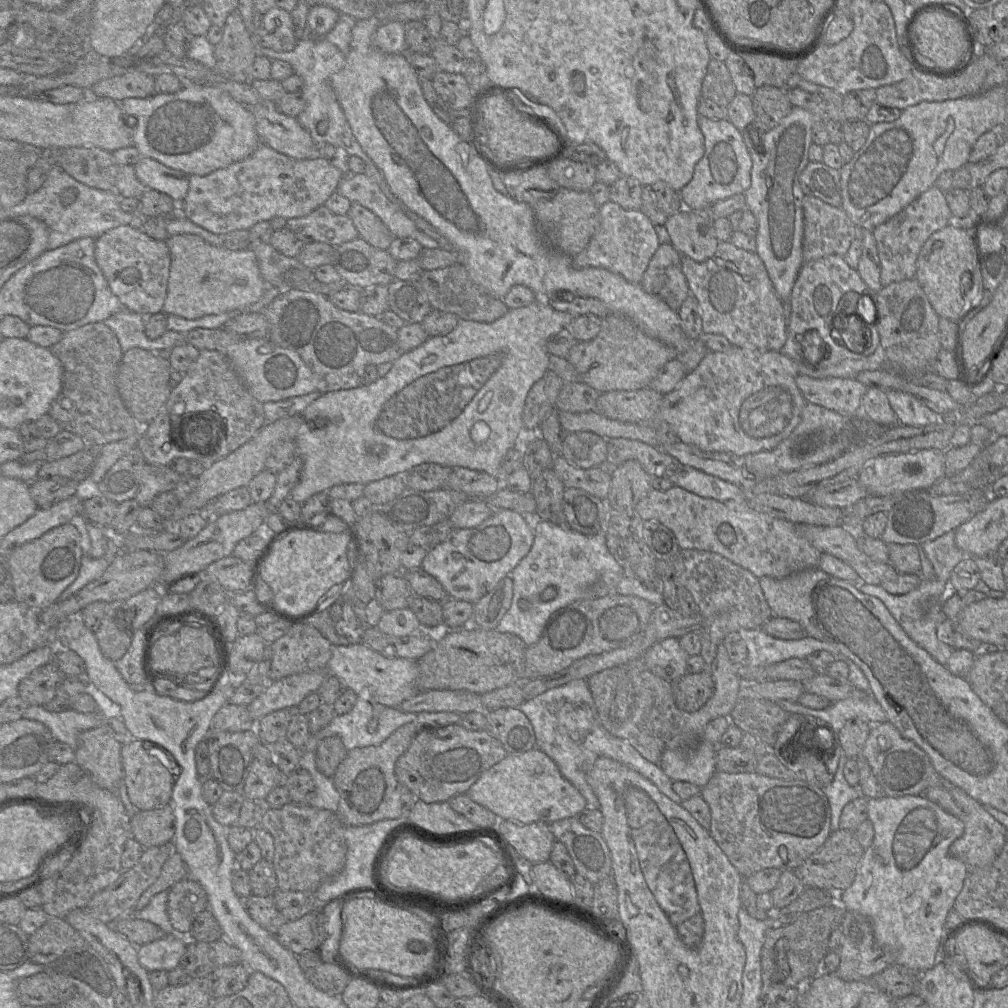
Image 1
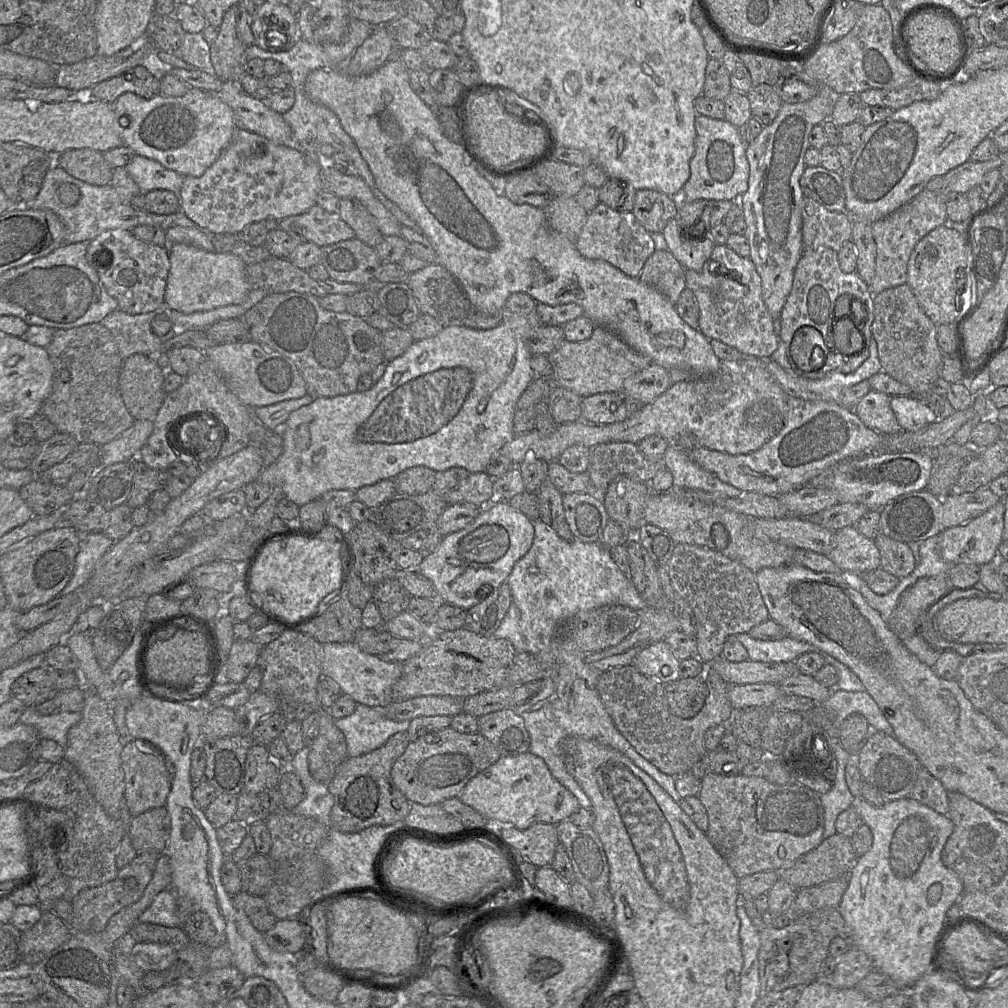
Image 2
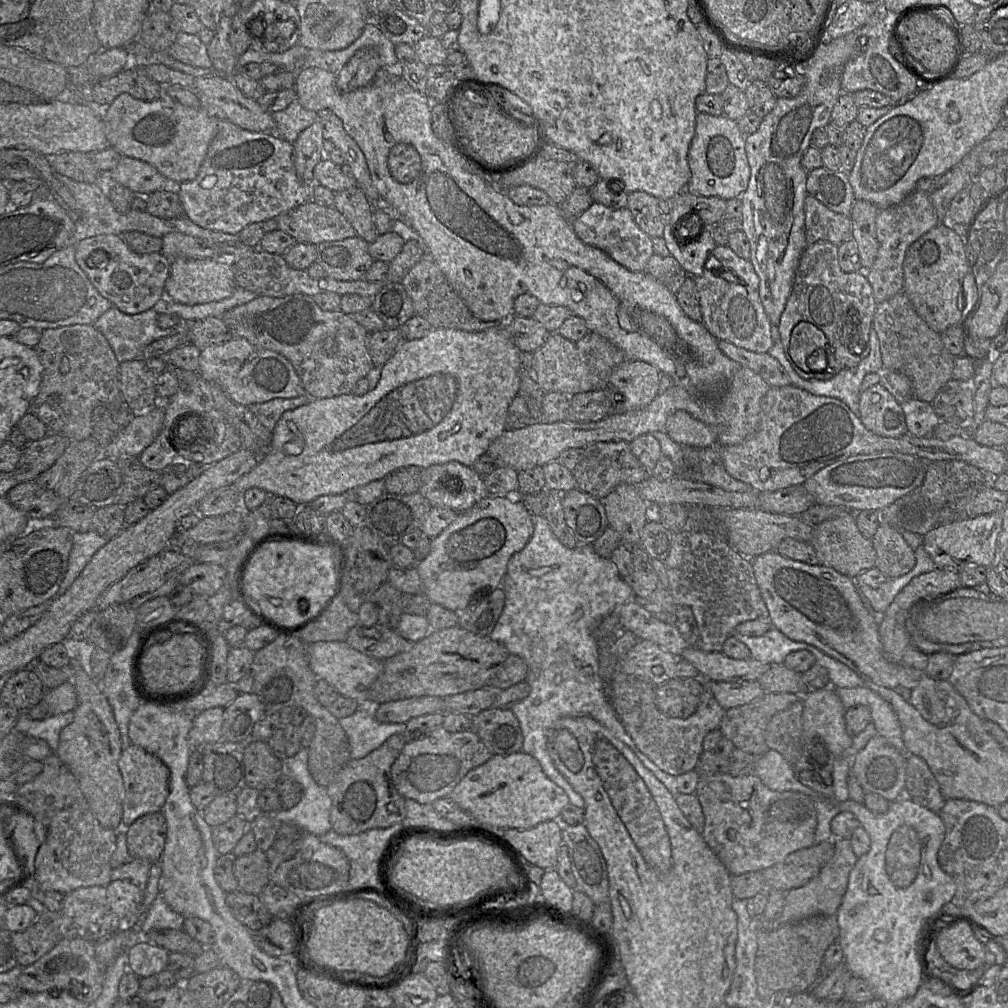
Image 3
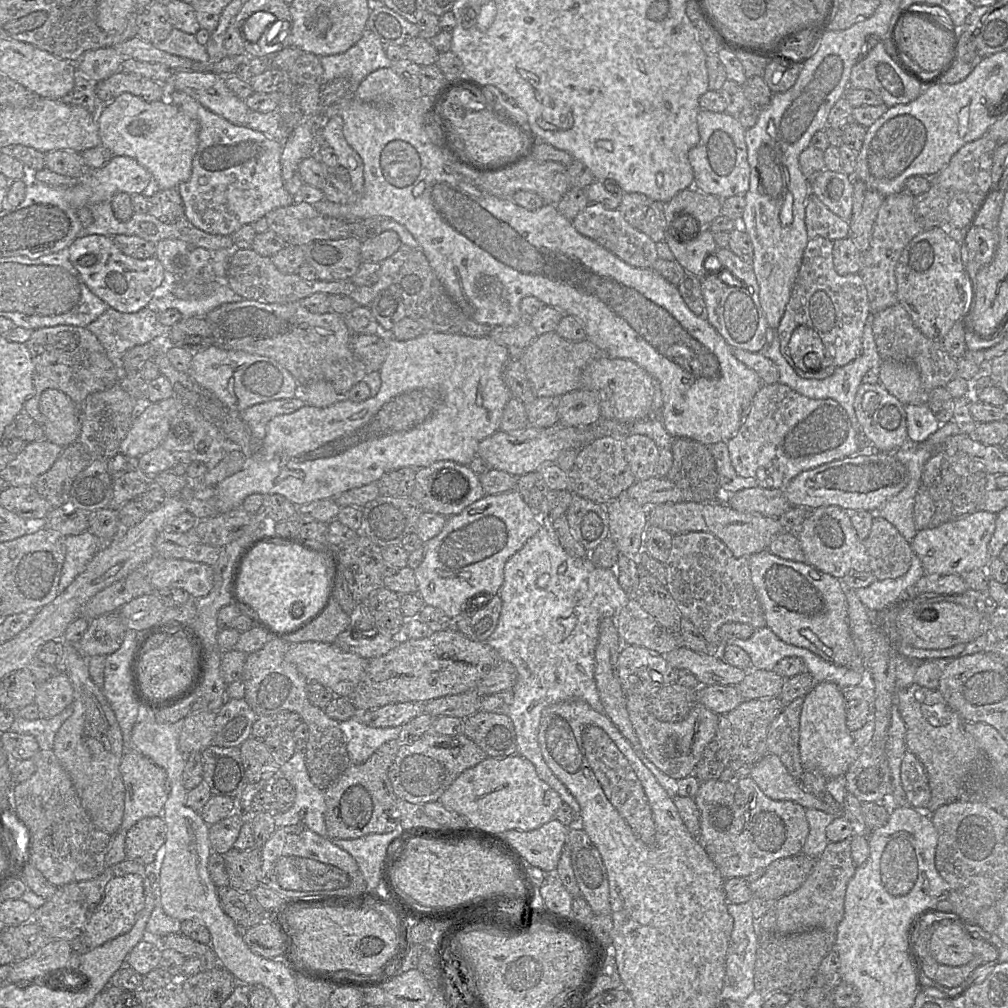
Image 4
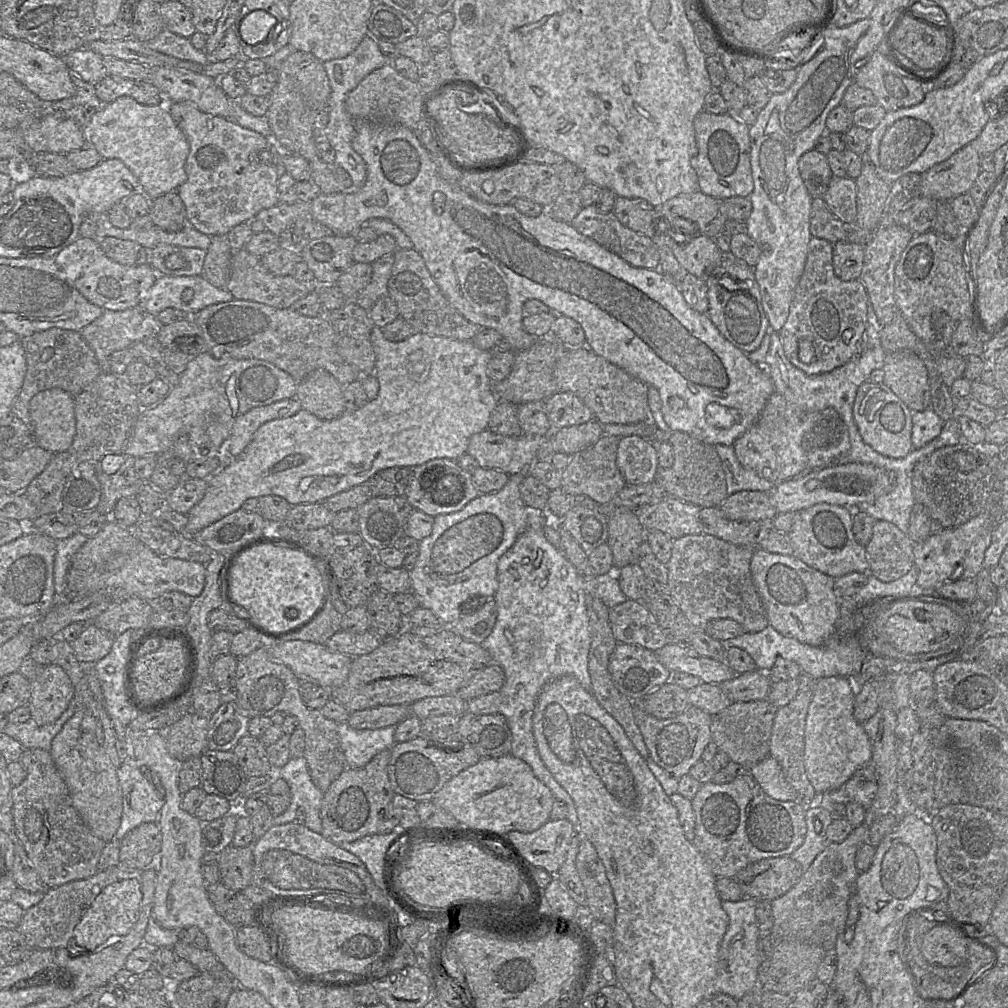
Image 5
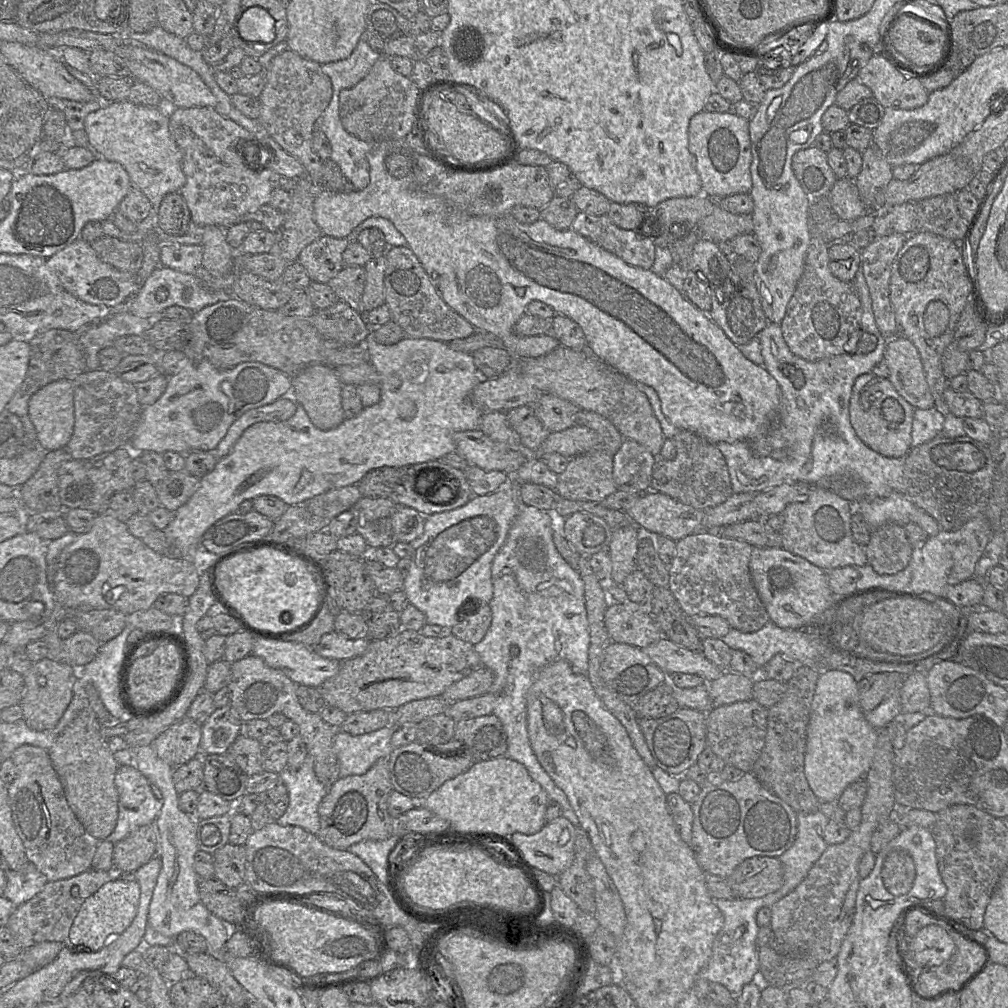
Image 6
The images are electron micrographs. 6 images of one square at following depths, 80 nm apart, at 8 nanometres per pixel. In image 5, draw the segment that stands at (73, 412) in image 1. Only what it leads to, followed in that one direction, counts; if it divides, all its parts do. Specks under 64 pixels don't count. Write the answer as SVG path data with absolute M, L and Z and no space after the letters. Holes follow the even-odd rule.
M53 327L22 338L21 343L26 353L27 371L11 412L32 430L30 400L33 396L43 390L58 387L74 397L92 383L102 370L93 349L78 331Z

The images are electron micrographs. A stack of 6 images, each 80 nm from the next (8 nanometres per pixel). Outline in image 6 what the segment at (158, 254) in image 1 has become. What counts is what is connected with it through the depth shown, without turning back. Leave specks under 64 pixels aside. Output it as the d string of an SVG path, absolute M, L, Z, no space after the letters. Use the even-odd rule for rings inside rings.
M79 238L47 259L47 265L58 276L63 288L78 299L112 308L131 294L138 293L137 273L123 272L103 262L91 244Z

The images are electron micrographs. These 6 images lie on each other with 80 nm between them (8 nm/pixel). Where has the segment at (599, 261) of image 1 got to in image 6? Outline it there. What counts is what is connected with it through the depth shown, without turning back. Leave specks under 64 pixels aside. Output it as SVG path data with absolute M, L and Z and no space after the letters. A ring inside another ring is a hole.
M579 211L569 229L574 230L605 250L621 258L627 264L649 270L655 260L655 244L633 230L619 228L607 214L595 216Z

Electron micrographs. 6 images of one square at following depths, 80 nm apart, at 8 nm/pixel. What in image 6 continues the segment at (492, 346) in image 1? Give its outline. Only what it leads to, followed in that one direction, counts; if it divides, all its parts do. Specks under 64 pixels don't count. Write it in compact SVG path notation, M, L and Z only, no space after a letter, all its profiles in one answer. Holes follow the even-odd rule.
M374 329L365 340L365 347L369 354L369 361L375 367L380 376L381 399L372 406L364 408L357 416L345 419L339 426L331 430L320 430L313 425L304 408L297 403L295 414L281 422L258 422L249 426L237 440L233 450L226 456L220 458L214 469L200 479L199 486L190 499L174 512L174 518L170 524L163 530L171 547L171 554L183 559L191 559L200 564L206 555L201 550L201 538L204 533L217 521L229 514L236 513L238 506L245 500L253 500L259 496L275 496L284 501L288 506L301 505L307 500L323 494L327 491L349 486L357 483L371 470L381 467L407 468L414 464L439 460L443 456L456 452L455 434L464 431L474 431L479 429L483 414L476 409L470 401L469 394L475 385L481 381L481 376L474 364L472 353L464 353L451 349L446 342L431 339L415 339L405 337L393 345L382 345L375 340Z

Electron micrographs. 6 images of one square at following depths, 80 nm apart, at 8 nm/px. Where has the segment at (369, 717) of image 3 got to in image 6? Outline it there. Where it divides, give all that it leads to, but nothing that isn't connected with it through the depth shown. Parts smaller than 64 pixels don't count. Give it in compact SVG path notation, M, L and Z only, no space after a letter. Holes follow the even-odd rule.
M383 727L361 735L337 730L334 752L339 764L339 778L365 774L379 759L387 759L391 750L393 728Z

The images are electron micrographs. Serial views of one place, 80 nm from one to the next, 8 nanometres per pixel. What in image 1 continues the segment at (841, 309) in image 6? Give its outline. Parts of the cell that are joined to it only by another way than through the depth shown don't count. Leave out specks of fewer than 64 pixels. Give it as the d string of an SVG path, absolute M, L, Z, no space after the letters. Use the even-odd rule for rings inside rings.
M829 255L818 260L803 263L797 274L789 299L791 313L787 324L786 341L792 340L796 336L796 340L800 342L805 332L809 330L817 331L827 345L828 352L826 352L826 356L822 360L813 365L816 369L825 369L837 365L845 359L861 359L867 357L880 345L880 338L875 324L876 313L874 314L874 322L868 324L868 329L871 333L871 344L862 353L852 353L833 339L832 321L836 315L839 300L845 293L850 291L854 291L861 296L868 295L872 301L873 308L875 307L877 293L872 292L867 287L857 270L850 268L843 256Z

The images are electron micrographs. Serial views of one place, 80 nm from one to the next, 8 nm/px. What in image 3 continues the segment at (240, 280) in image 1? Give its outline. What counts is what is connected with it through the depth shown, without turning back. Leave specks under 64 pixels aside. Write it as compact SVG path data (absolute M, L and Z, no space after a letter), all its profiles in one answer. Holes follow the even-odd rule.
M177 258L170 263L170 273L165 281L164 290L169 299L186 305L204 304L230 297L235 288L231 260L226 258L186 259Z

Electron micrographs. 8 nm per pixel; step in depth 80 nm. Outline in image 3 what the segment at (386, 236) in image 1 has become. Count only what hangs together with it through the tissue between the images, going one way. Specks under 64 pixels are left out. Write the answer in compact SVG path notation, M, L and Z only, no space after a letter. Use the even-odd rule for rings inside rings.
M357 187L334 192L334 207L349 221L357 236L369 244L379 236L372 218L373 207Z

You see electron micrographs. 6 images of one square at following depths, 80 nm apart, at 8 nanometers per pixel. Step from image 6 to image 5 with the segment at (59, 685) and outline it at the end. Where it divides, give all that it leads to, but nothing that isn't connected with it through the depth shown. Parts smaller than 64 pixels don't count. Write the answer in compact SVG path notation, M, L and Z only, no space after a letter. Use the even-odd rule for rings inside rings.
M55 663L43 666L40 674L30 681L27 706L31 719L40 726L55 722L68 708L73 697L72 682L63 668Z

